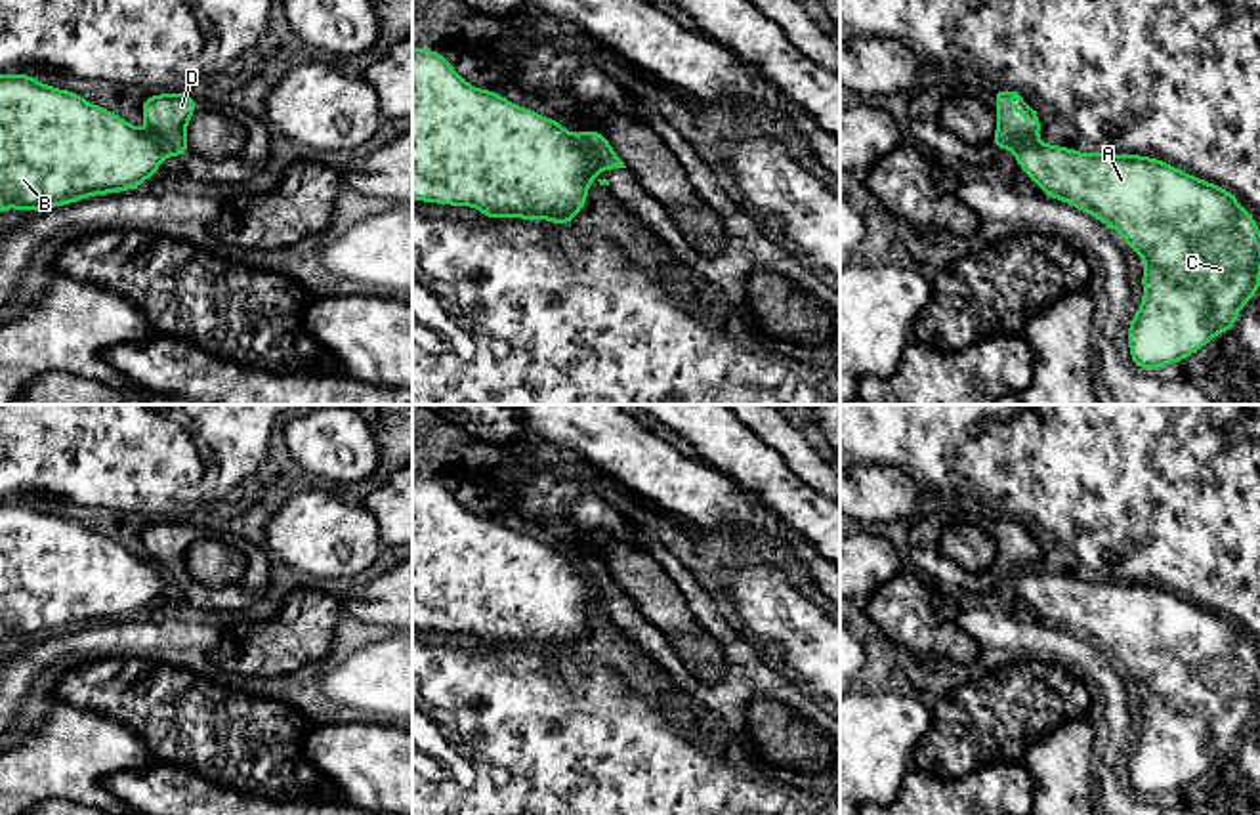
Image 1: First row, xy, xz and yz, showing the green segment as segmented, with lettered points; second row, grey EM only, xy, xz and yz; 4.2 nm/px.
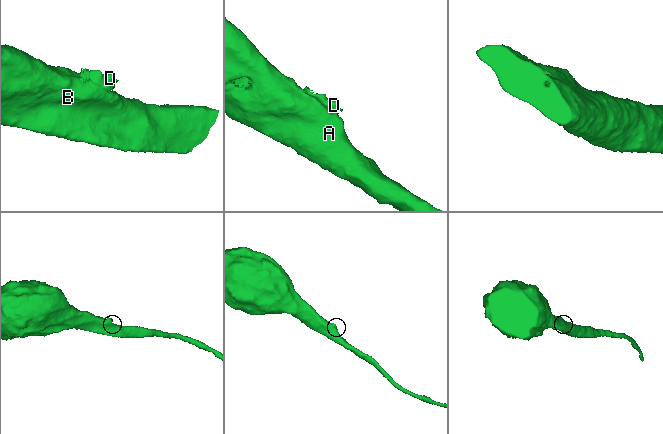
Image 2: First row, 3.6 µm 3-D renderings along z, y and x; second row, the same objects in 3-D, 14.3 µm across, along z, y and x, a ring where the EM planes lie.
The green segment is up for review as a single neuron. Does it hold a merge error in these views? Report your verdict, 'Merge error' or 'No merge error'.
Merge error

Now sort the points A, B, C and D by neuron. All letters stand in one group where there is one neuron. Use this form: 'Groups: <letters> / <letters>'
Groups: A B C / D

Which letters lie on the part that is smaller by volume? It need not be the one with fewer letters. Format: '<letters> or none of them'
D

